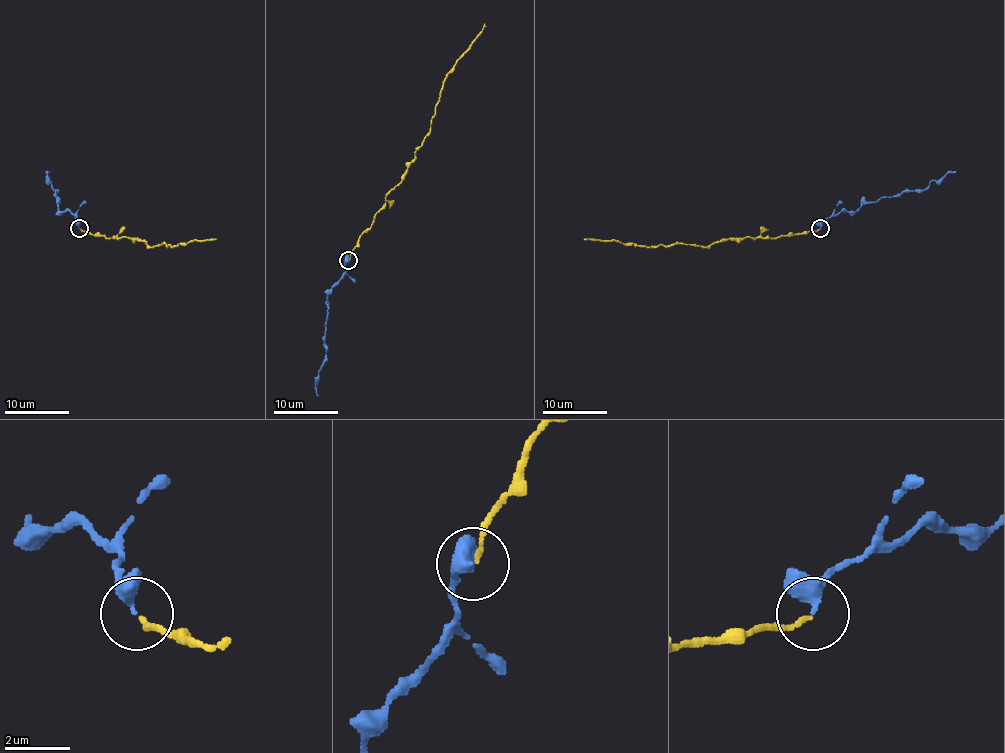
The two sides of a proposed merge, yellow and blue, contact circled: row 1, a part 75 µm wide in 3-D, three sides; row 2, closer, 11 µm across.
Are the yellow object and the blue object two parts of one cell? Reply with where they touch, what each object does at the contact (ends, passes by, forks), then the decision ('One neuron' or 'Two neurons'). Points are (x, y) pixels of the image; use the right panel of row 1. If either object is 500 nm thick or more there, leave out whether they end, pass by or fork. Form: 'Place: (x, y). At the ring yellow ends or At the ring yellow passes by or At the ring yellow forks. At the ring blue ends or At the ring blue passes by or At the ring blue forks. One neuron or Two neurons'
Place: (820, 228). At the ring yellow ends. At the ring blue passes by. One neuron

